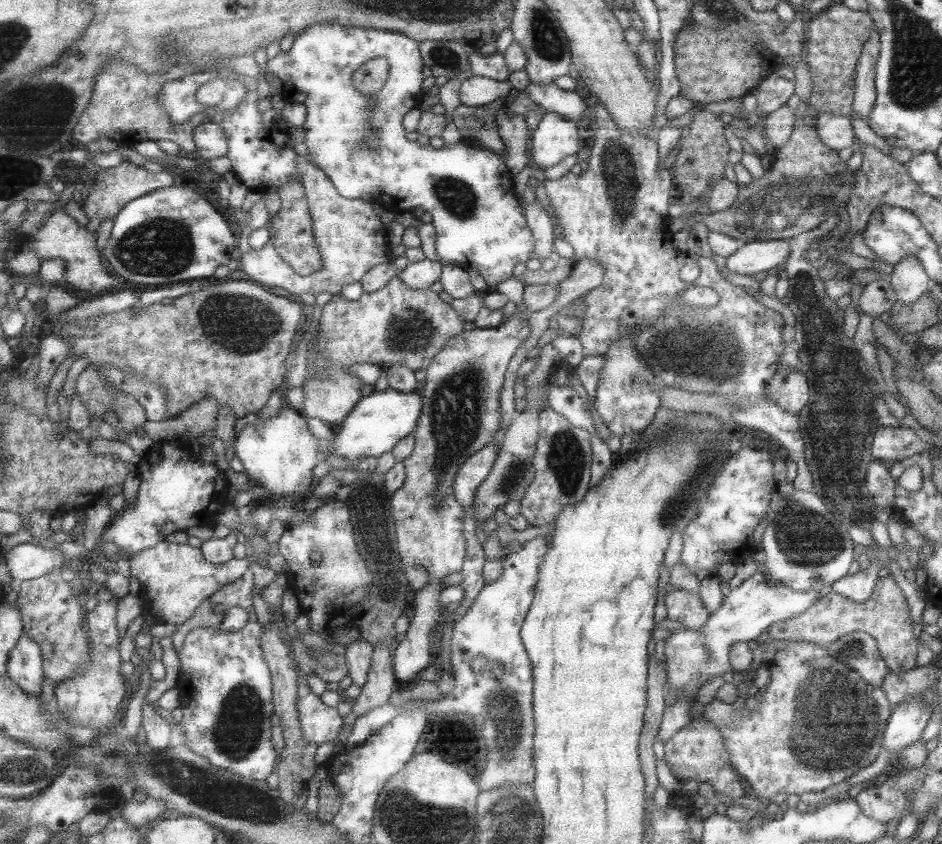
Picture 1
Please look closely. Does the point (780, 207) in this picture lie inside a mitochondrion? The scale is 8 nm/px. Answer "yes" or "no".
yes

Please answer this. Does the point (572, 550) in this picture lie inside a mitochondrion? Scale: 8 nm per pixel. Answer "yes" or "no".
no

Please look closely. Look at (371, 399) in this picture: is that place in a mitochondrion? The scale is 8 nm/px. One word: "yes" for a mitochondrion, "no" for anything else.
no

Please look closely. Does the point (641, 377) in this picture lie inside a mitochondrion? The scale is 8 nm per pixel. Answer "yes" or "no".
yes

